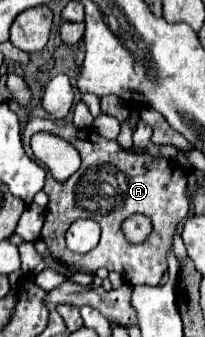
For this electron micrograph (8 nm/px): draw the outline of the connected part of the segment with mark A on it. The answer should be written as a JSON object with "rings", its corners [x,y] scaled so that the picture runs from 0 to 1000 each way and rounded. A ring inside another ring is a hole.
{"rings":[[[229,350],[141,356],[102,398],[122,451],[151,469],[166,463],[141,421],[171,392],[249,392],[327,409],[376,439],[405,475],[395,499],[317,540],[288,540],[249,516],[229,516],[210,564],[239,582],[239,605],[200,706],[229,724],[249,760],[278,777],[346,789],[405,813],[463,813],[473,795],[512,789],[522,801],[590,813],[600,831],[639,849],[776,843],[795,807],[815,801],[815,754],[844,742],[854,677],[922,629],[922,588],[902,582],[912,510],[824,469],[727,463],[678,445],[610,445],[571,421],[483,404],[454,380],[385,386],[356,368],[259,362]],[[707,493],[727,493],[727,504]],[[659,629],[727,641],[746,659],[746,694],[727,700],[717,724],[629,724],[590,694],[600,647]],[[376,647],[444,647],[493,671],[493,712],[434,754],[366,754],[317,730],[317,682]]]}

